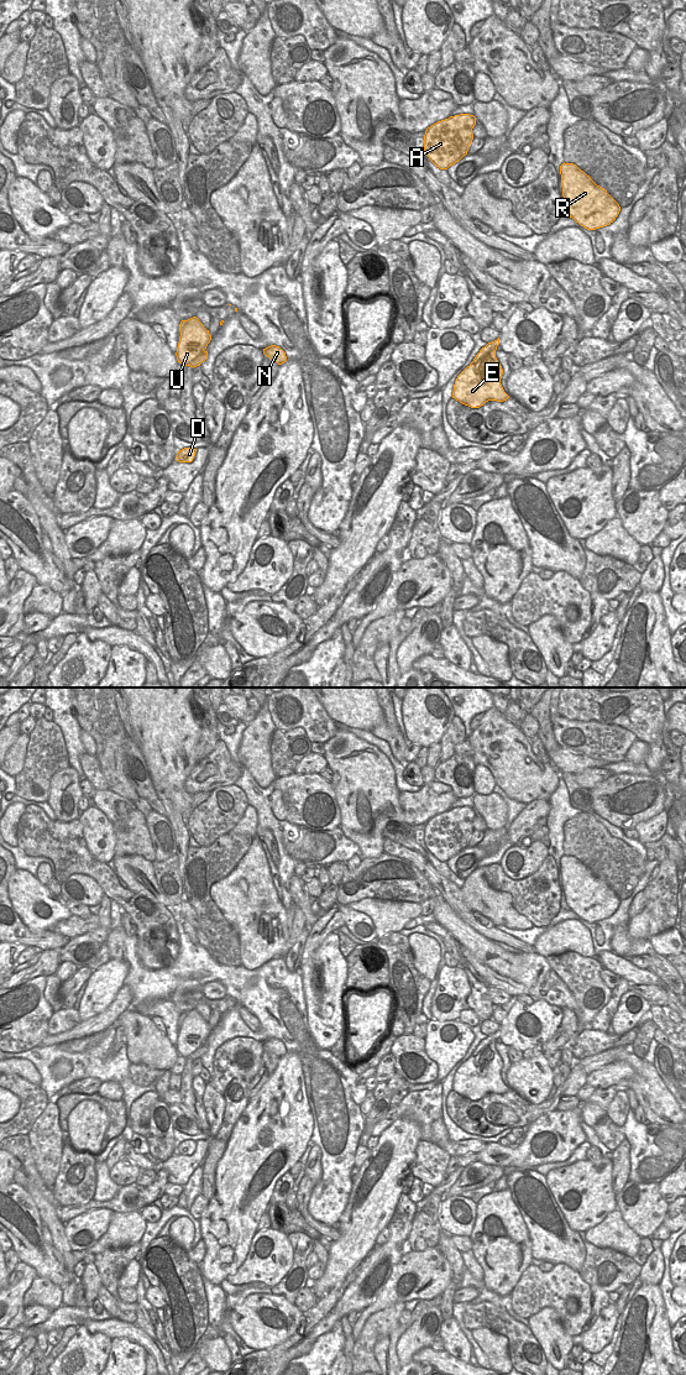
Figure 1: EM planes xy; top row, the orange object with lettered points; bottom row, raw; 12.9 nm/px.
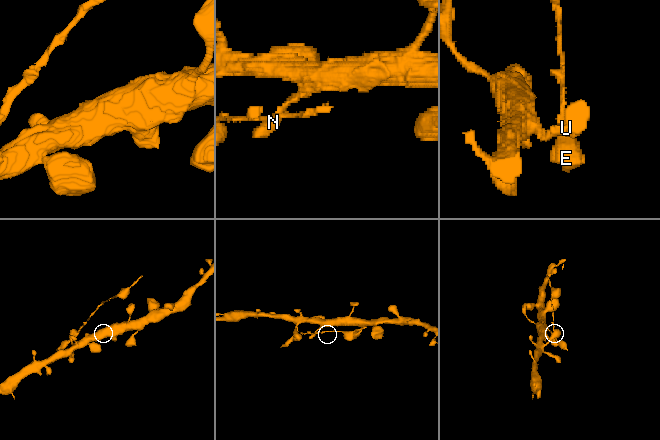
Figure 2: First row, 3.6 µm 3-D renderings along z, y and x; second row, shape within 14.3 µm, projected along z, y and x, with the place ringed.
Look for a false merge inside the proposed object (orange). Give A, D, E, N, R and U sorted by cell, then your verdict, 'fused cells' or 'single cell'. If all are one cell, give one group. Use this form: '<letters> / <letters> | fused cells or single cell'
A / D E N R U | fused cells

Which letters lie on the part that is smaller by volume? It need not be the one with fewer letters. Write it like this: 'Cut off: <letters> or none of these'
Cut off: A.

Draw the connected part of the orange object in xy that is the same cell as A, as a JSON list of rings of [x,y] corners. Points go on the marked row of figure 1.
[[[460,114],[428,127],[424,135],[424,151],[429,160],[440,169],[447,169],[459,162],[467,155],[475,125],[473,115]]]

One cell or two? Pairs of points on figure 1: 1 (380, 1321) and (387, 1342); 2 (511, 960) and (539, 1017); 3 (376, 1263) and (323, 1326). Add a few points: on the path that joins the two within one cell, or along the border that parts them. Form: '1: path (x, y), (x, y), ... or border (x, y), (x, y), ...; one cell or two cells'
1: border (401, 1324), (376, 1343), (373, 1348), (376, 1362); two cells
2: border (535, 999), (543, 999), (560, 1008); two cells
3: path (365, 1279), (360, 1290), (339, 1311); one cell

